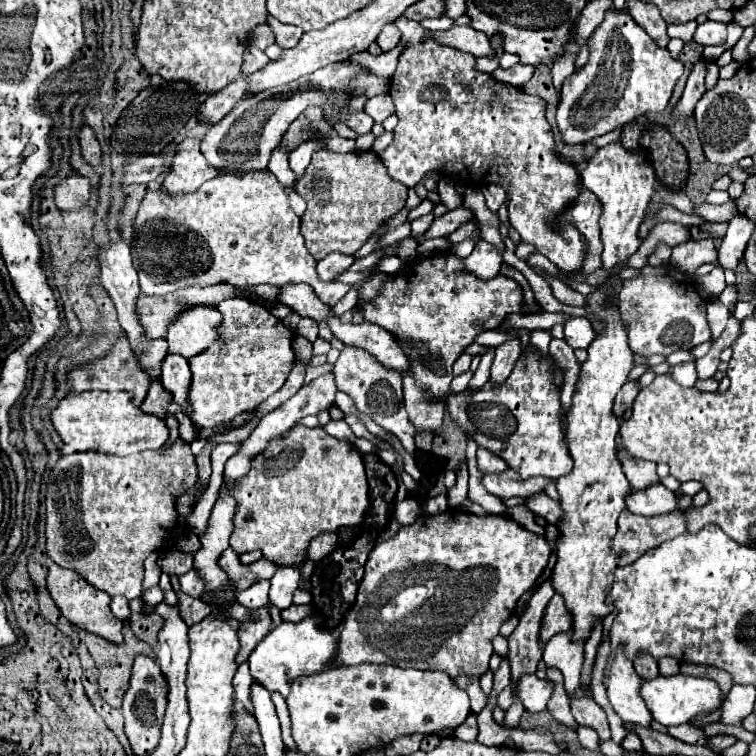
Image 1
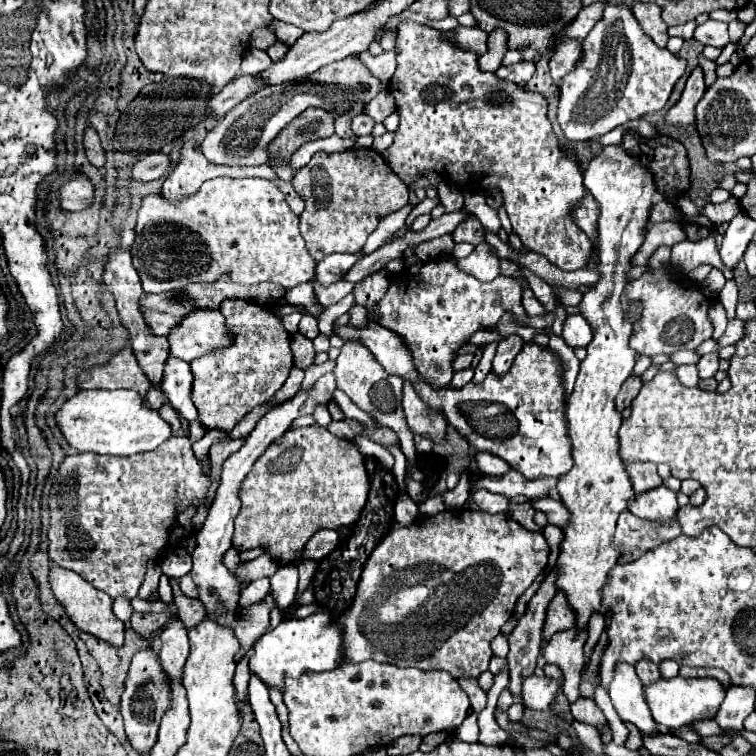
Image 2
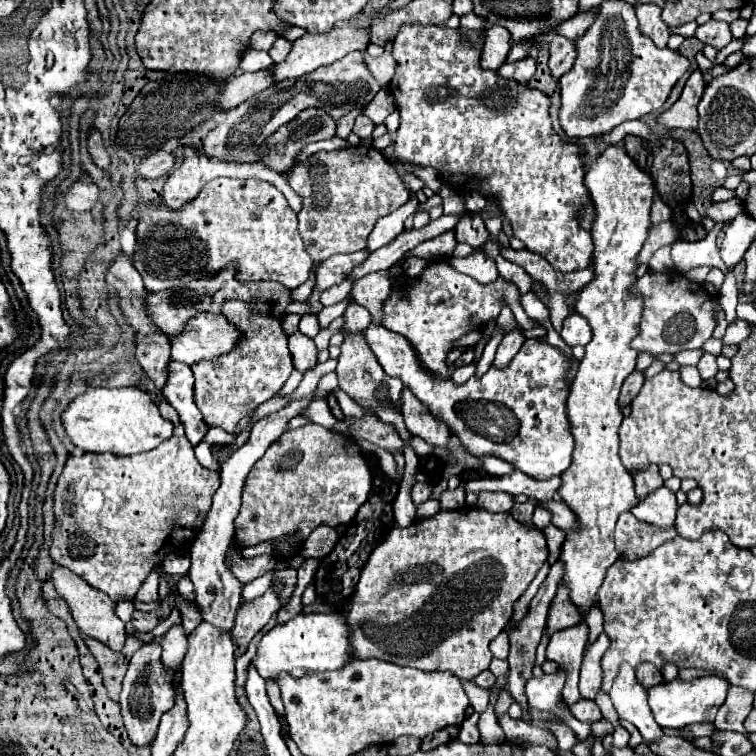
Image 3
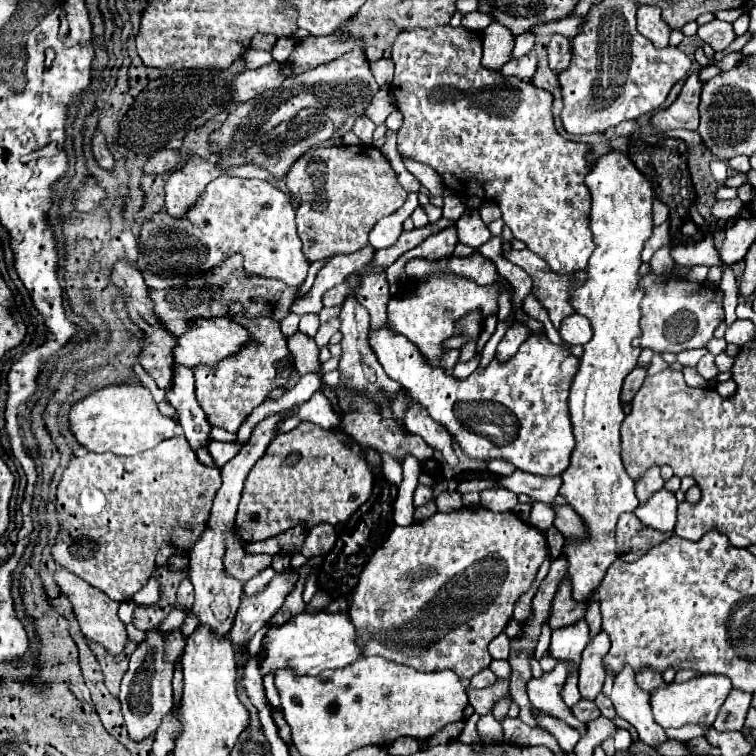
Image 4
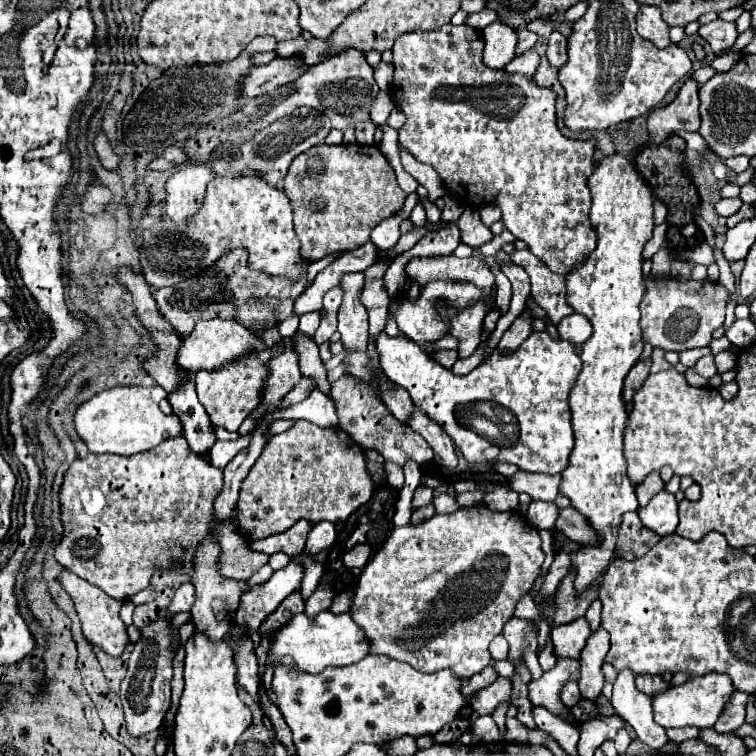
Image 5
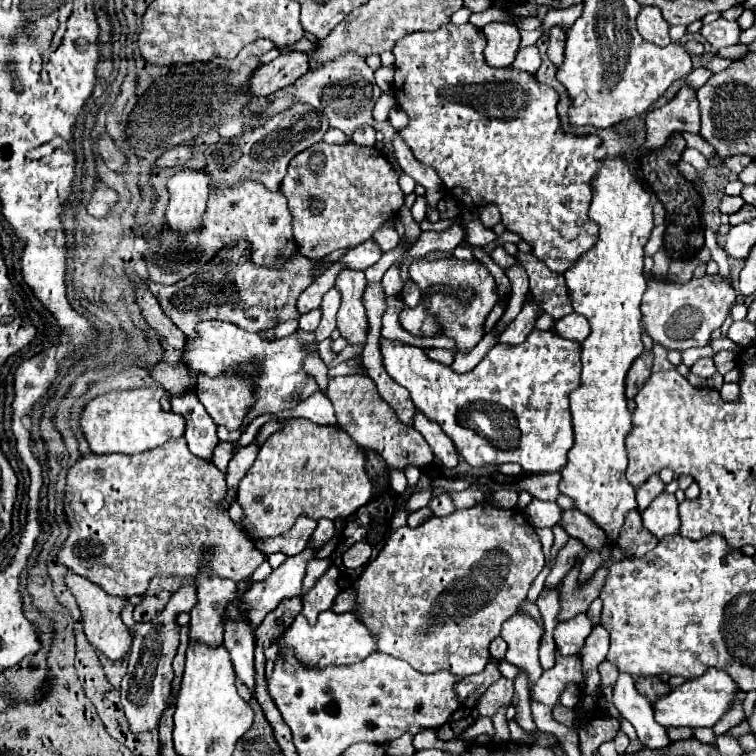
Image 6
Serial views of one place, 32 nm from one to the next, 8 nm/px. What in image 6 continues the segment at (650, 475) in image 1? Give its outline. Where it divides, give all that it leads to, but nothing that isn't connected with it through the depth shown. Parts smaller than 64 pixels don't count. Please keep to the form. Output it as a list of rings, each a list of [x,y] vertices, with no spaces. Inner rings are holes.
[[[658,474],[650,476],[650,478],[646,480],[646,484],[640,486],[640,490],[636,490],[638,510],[644,510],[644,508],[650,504],[650,500],[654,500],[662,490],[664,490],[664,482],[660,480],[660,476],[658,476]]]

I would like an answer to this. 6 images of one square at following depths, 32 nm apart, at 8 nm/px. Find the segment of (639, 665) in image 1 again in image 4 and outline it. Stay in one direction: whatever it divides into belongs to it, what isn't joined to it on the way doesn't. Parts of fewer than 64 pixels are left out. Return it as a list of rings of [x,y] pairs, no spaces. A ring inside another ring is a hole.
[[[642,668],[636,672],[636,682],[640,684],[640,688],[644,688],[646,692],[650,692],[652,688],[662,688],[664,680],[660,672],[654,672],[652,668]]]

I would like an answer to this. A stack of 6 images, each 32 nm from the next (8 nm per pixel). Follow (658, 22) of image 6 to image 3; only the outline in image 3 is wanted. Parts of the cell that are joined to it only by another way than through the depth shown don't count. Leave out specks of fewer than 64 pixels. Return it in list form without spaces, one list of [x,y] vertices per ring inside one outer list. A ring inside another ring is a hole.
[[[634,4],[634,10],[640,22],[640,30],[650,36],[658,48],[664,48],[670,38],[670,30],[660,18],[660,8],[656,4]]]

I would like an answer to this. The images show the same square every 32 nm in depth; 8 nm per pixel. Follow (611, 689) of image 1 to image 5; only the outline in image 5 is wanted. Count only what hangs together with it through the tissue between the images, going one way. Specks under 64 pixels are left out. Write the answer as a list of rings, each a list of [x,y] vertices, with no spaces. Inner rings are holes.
[[[622,670],[618,674],[610,700],[616,714],[636,730],[636,736],[644,744],[658,750],[668,742],[666,730],[660,728],[652,718],[652,698],[636,688],[632,670]]]

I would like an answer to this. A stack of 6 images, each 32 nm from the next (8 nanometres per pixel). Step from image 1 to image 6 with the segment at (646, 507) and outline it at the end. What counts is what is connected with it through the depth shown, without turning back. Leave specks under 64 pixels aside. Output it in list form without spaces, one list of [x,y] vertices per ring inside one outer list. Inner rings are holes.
[[[662,492],[650,502],[646,510],[642,510],[640,516],[642,516],[644,526],[658,538],[678,532],[680,518],[678,518],[678,502],[674,494]]]

